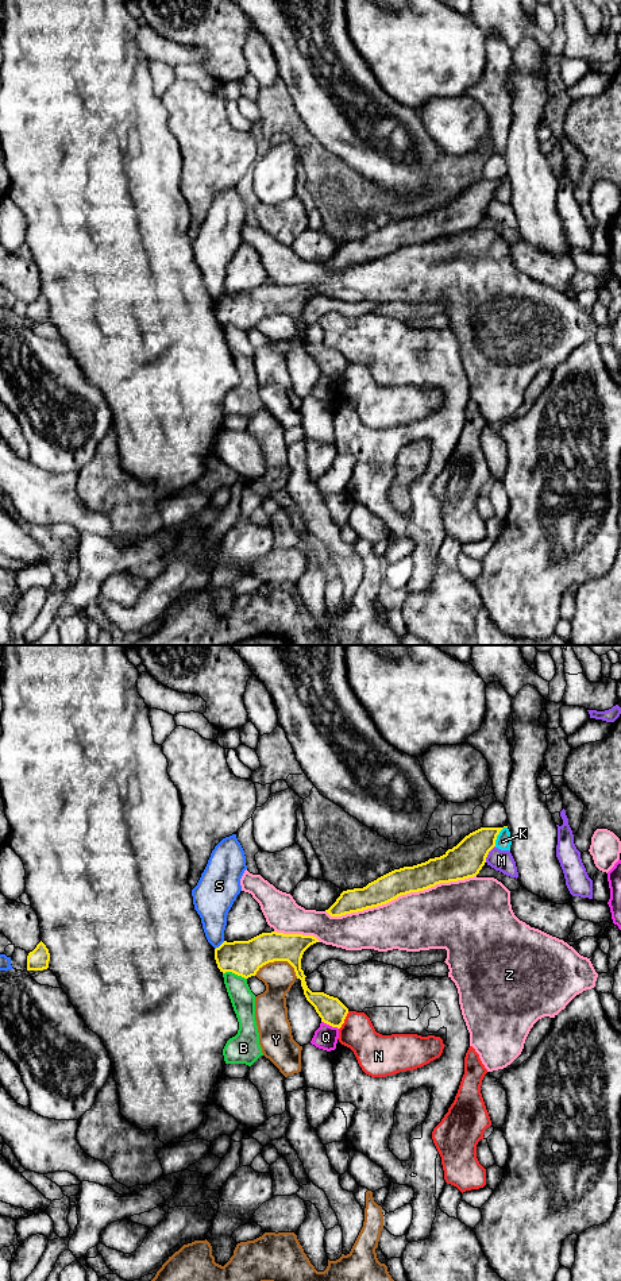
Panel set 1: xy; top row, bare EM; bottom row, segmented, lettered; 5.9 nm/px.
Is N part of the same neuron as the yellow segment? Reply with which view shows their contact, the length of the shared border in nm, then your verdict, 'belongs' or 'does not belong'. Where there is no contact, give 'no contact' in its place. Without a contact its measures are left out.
xy | 130 nm | does not belong

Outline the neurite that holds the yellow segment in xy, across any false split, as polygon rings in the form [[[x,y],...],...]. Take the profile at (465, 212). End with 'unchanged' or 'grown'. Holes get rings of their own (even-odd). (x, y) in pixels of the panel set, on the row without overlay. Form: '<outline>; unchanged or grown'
[[[481,180],[440,209],[394,221],[363,240],[343,243],[325,263],[331,269],[342,269],[386,256],[401,247],[424,243],[440,235],[474,229],[485,217],[502,181]]]; unchanged

